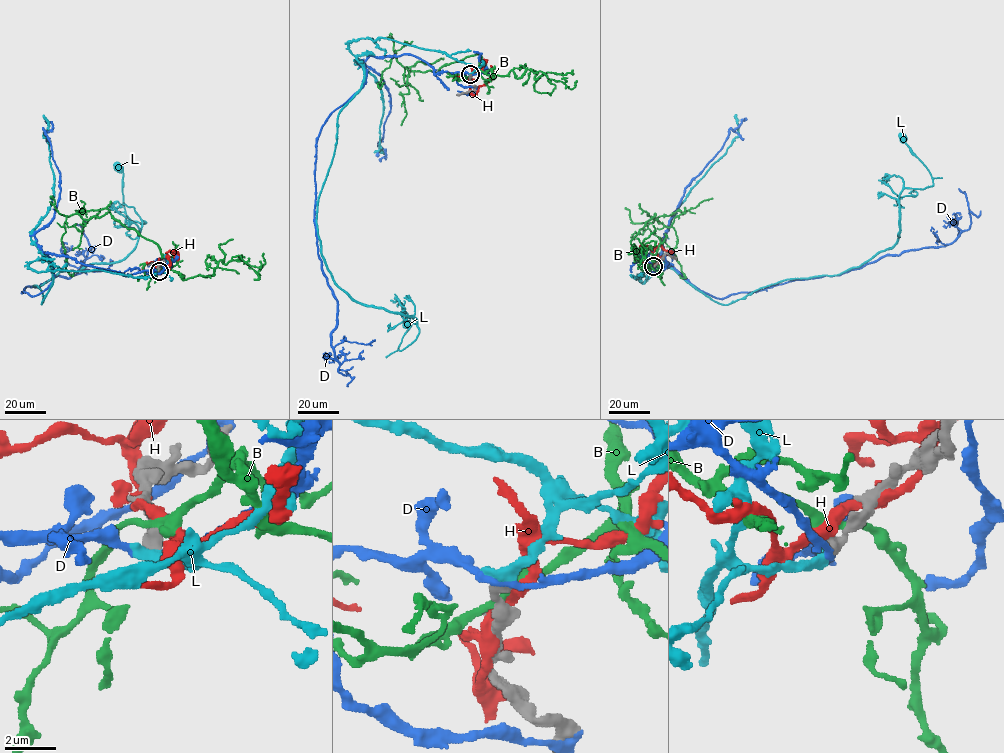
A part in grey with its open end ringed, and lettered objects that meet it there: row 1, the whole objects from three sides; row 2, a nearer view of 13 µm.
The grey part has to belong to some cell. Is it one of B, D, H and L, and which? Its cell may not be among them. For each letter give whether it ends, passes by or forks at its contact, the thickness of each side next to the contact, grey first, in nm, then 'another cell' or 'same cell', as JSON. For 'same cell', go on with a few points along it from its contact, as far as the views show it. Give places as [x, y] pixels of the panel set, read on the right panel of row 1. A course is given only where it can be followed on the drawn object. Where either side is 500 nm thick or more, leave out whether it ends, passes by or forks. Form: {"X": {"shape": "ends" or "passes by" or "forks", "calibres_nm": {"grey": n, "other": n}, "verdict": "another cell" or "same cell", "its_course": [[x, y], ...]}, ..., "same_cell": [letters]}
{"B": {"calibres_nm": {"grey": 600, "other": 280}, "verdict": "another cell"}, "D": {"calibres_nm": {"grey": 500, "other": 280}, "verdict": "another cell"}, "H": {"calibres_nm": {"grey": 500, "other": 420}, "verdict": "another cell"}, "L": {"calibres_nm": {"grey": 500, "other": 500}, "verdict": "same cell", "its_course": [[653, 267], [636, 279], [667, 267], [728, 304], [860, 266], [896, 241], [903, 189], [933, 184], [902, 135]]}, "same_cell": ["L"]}

